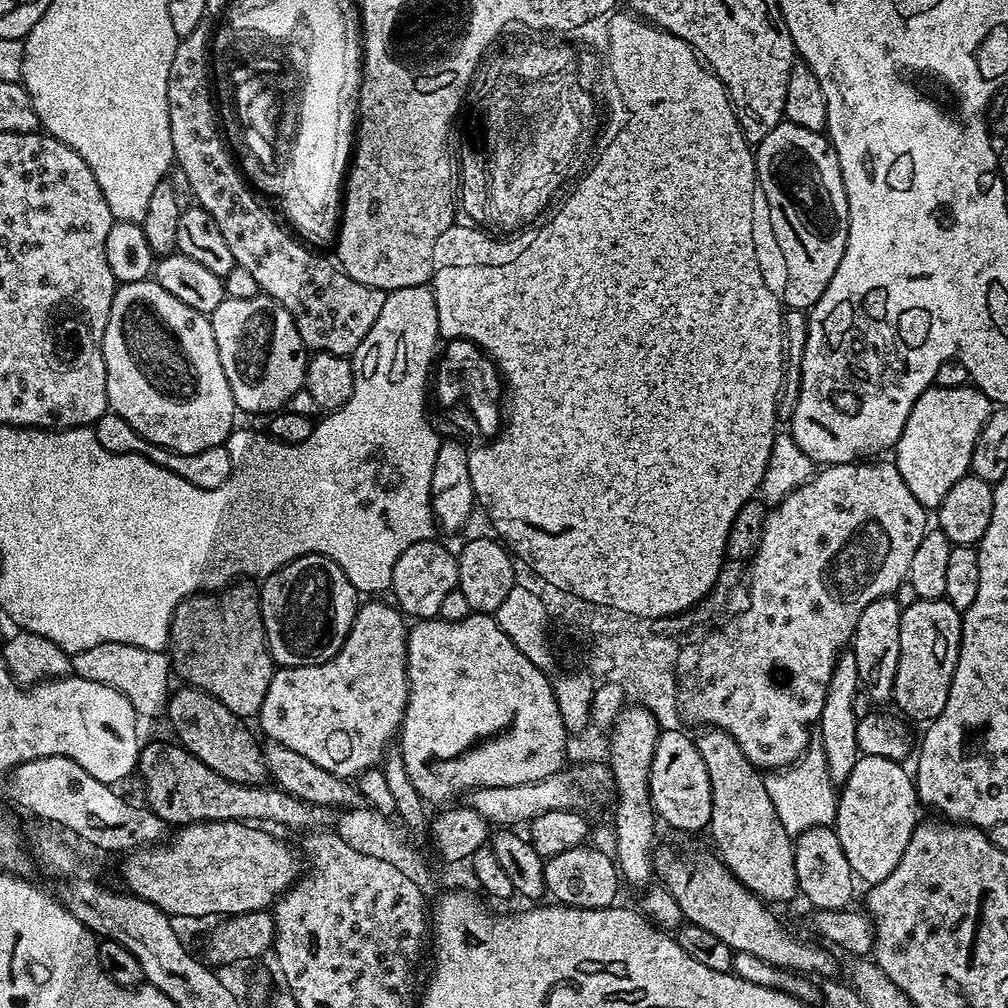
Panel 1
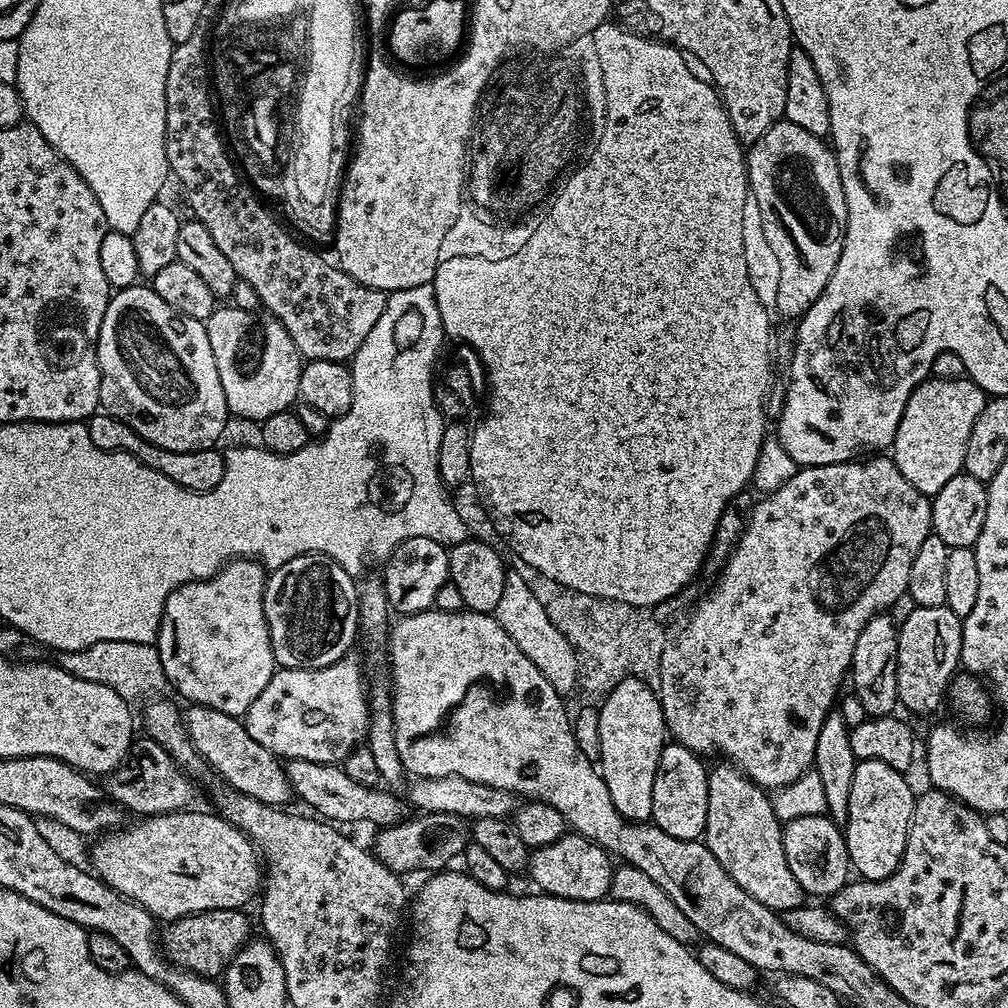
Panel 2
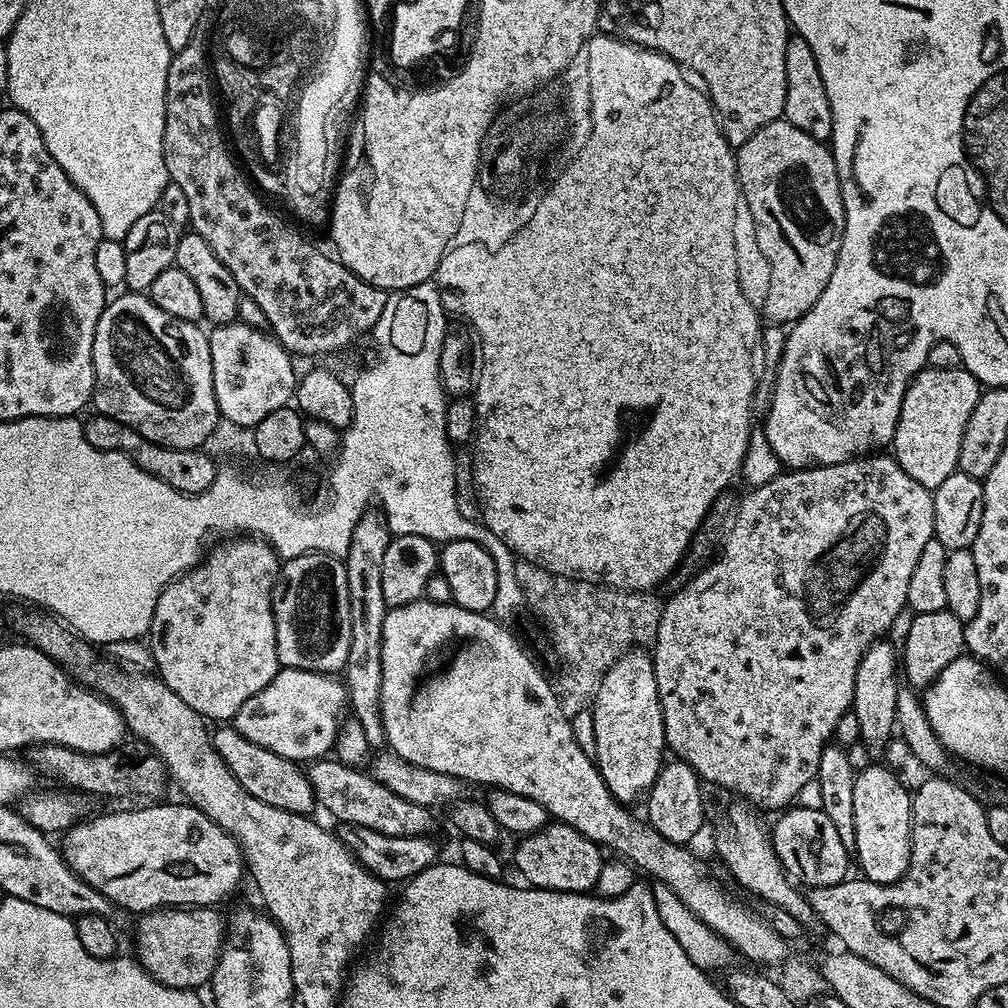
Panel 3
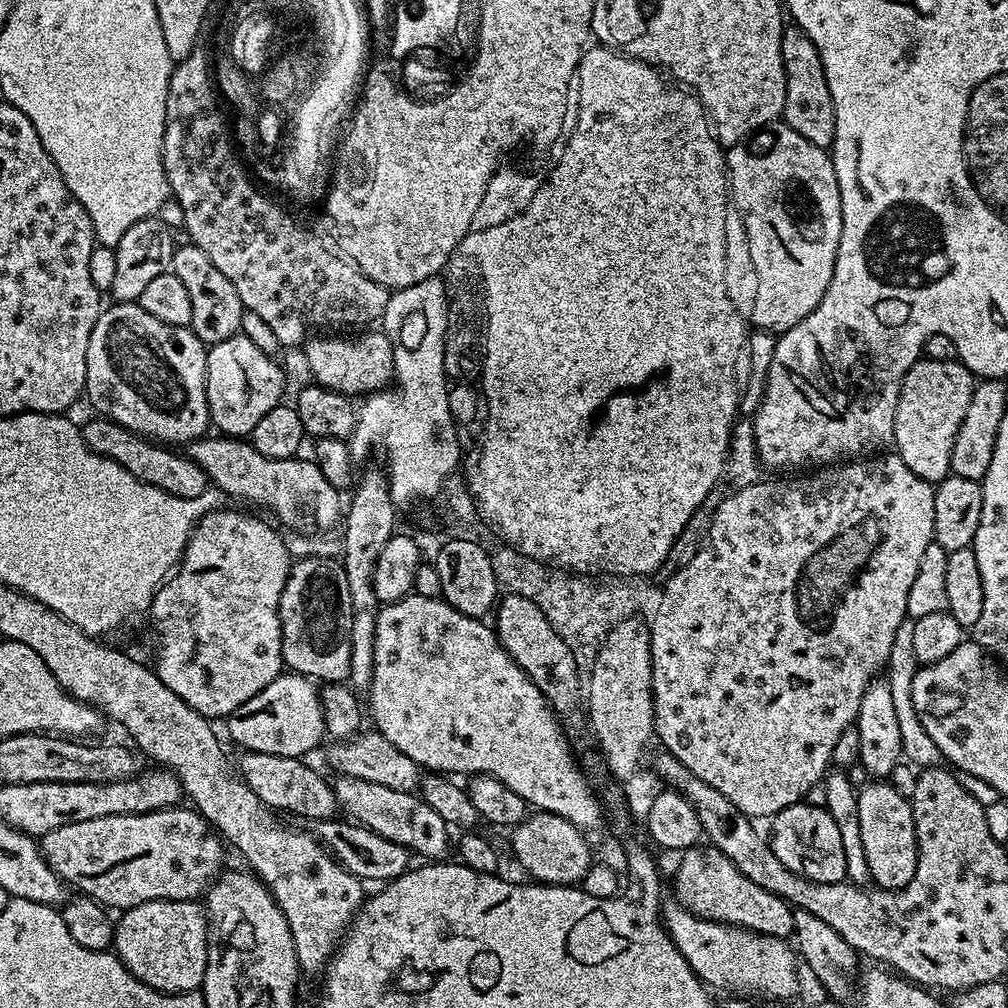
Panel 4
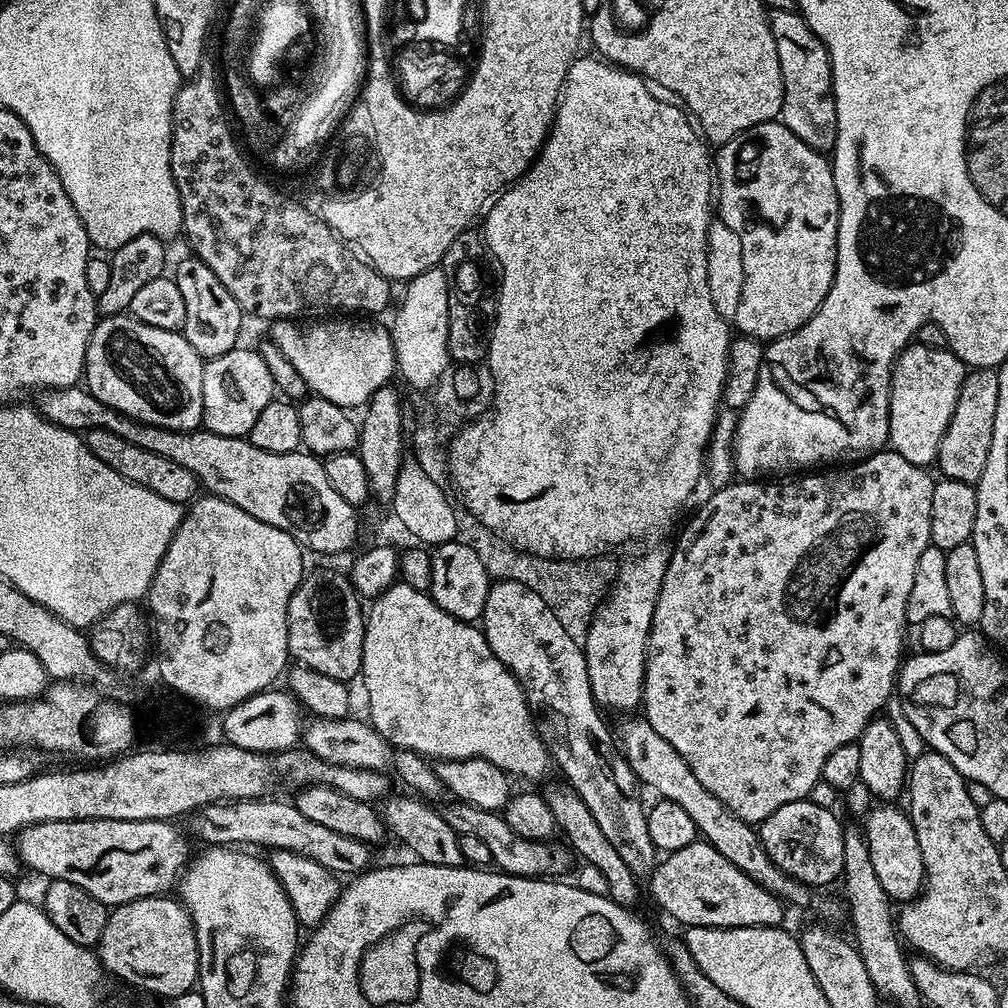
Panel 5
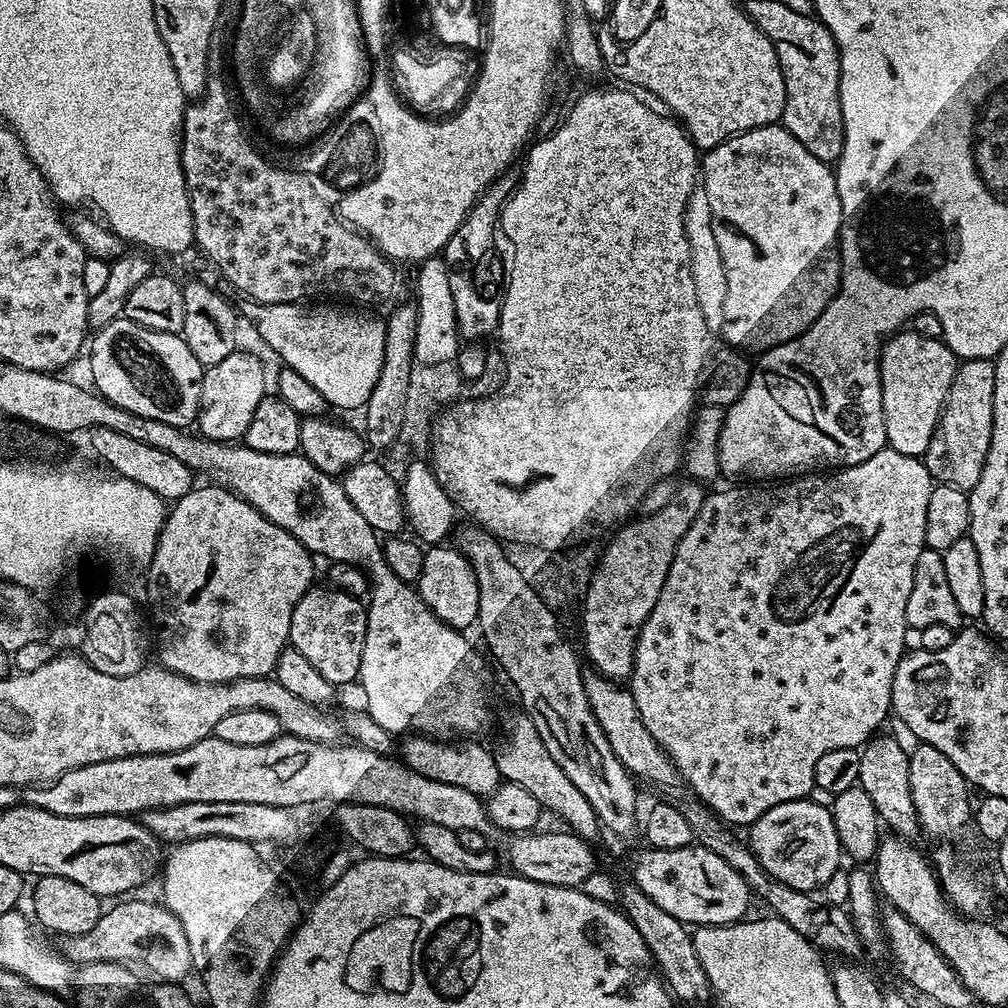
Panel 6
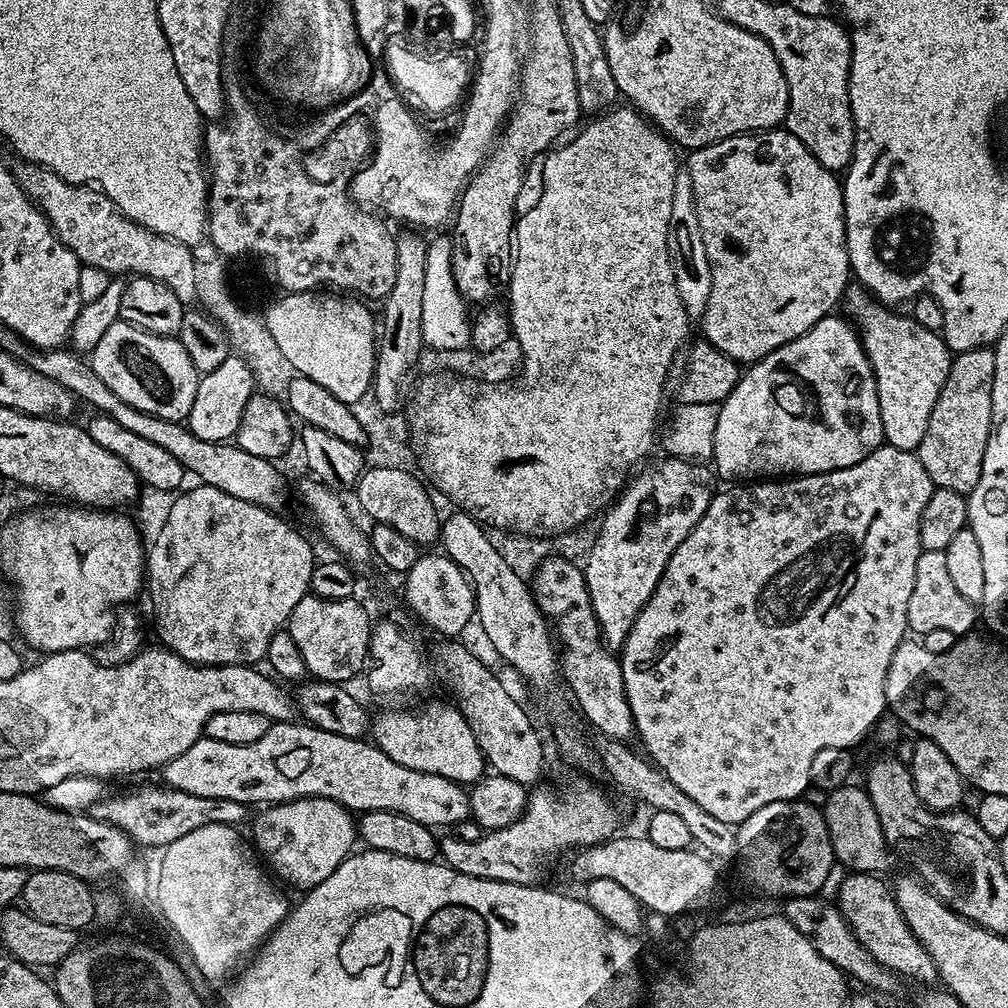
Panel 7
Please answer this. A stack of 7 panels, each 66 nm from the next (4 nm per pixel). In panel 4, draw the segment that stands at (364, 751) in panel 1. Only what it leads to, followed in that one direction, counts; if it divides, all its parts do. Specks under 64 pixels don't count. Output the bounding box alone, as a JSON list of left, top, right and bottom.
[227,670,325,758]

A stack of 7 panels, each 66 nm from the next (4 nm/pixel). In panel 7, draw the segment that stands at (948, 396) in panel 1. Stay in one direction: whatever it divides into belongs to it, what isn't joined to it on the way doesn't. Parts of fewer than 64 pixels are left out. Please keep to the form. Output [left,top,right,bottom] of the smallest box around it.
[842,286,954,452]

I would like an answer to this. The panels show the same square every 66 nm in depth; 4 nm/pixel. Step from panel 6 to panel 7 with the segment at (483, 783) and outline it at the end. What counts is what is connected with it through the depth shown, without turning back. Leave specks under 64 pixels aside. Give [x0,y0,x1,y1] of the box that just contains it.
[371,704,486,786]

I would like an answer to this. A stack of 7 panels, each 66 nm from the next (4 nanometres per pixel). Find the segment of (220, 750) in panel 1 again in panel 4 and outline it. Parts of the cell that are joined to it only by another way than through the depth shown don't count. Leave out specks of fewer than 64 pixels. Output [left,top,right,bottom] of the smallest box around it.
[238,751,337,822]

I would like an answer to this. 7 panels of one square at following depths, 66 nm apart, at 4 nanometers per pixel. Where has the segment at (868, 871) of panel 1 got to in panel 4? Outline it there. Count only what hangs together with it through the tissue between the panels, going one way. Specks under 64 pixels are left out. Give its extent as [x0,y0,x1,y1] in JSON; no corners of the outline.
[858,782,916,890]

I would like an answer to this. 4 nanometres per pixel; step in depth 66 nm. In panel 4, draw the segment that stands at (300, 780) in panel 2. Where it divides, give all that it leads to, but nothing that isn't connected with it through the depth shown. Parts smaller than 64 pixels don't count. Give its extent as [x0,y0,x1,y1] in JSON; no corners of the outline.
[334,775,450,862]

